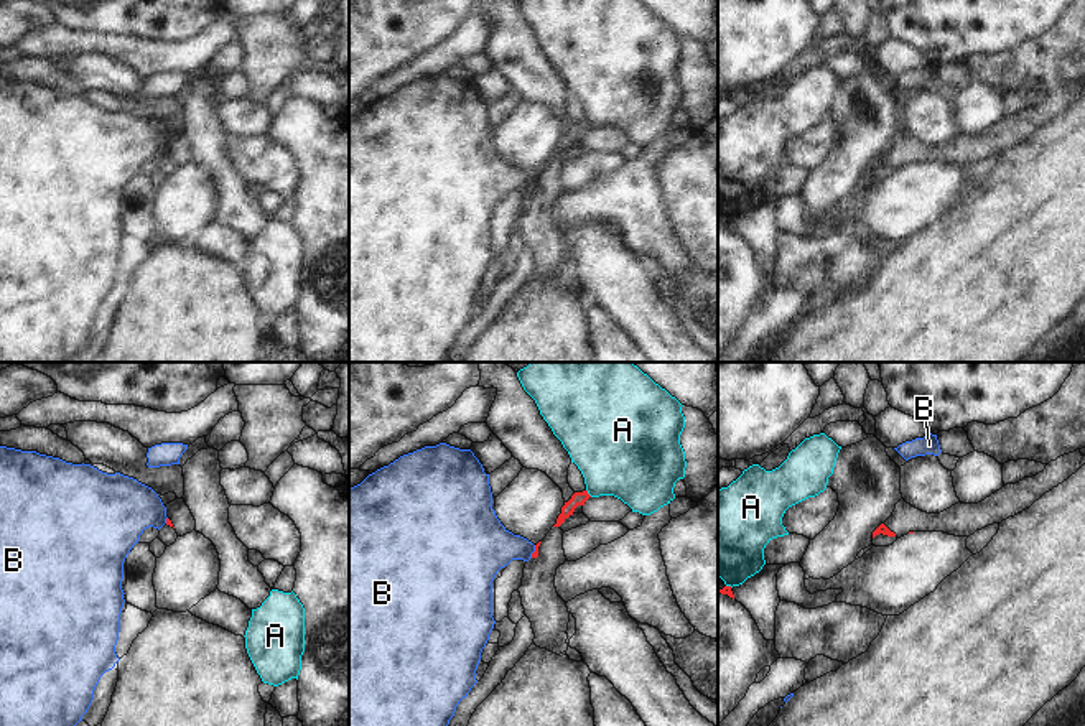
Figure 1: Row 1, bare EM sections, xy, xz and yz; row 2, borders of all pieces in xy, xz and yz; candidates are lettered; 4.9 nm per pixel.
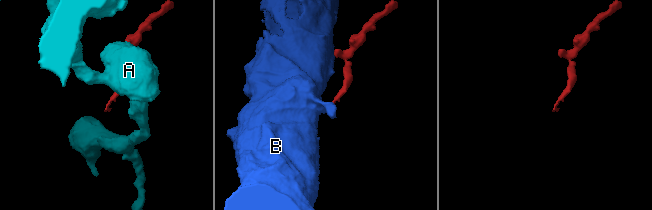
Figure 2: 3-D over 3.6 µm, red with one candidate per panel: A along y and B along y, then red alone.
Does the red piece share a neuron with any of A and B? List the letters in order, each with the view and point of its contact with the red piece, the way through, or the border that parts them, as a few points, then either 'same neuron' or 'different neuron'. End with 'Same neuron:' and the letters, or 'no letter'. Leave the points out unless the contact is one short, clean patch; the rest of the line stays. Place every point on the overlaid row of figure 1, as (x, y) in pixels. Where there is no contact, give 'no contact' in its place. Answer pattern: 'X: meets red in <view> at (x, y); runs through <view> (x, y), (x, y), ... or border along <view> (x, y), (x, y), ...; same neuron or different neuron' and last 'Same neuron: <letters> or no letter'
A: meets red in xz at (586, 493); different neuron
B: meets red in xz at (534, 552); border along xz (535, 545), (530, 557); different neuron
Same neuron: no letter

